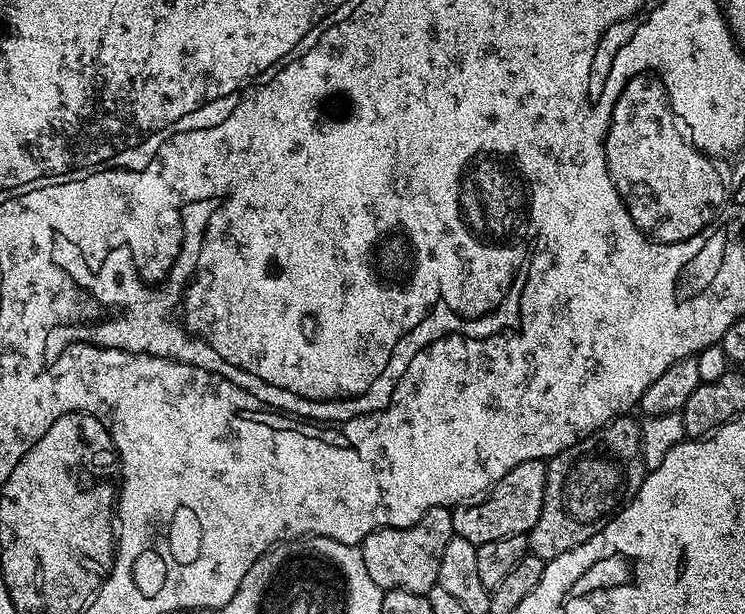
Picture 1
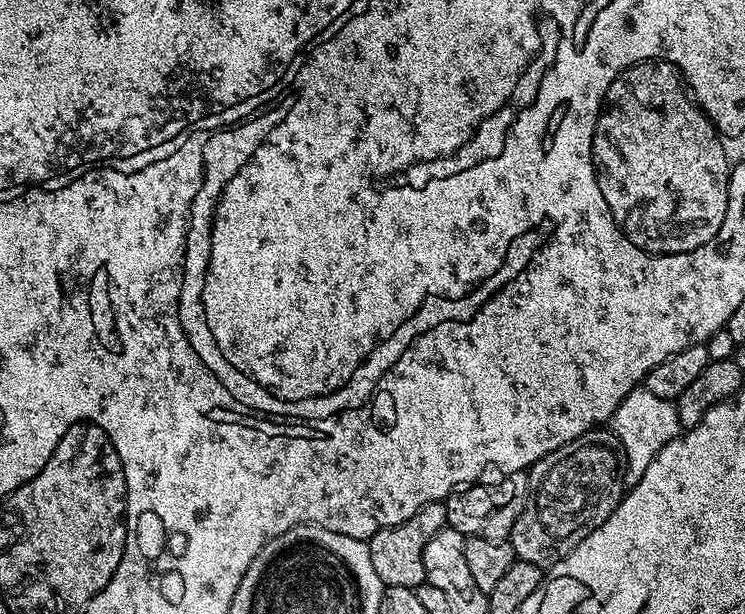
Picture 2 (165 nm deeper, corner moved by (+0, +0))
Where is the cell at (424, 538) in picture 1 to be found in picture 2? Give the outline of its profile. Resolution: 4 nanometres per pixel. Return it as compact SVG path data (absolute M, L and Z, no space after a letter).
M437 502L422 506L406 522L398 526L390 526L378 530L372 536L368 537L366 543L370 550L370 562L374 562L374 570L378 578L387 587L402 586L415 590L419 584L425 583L424 574L424 551L430 538L438 534L438 530L446 527L448 515L446 514L446 503Z

